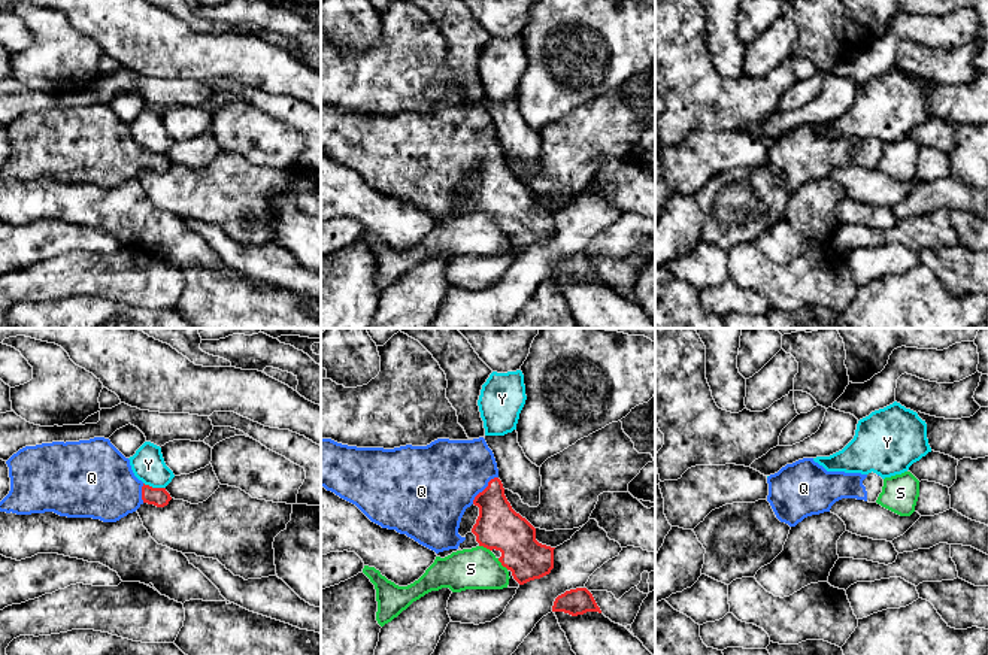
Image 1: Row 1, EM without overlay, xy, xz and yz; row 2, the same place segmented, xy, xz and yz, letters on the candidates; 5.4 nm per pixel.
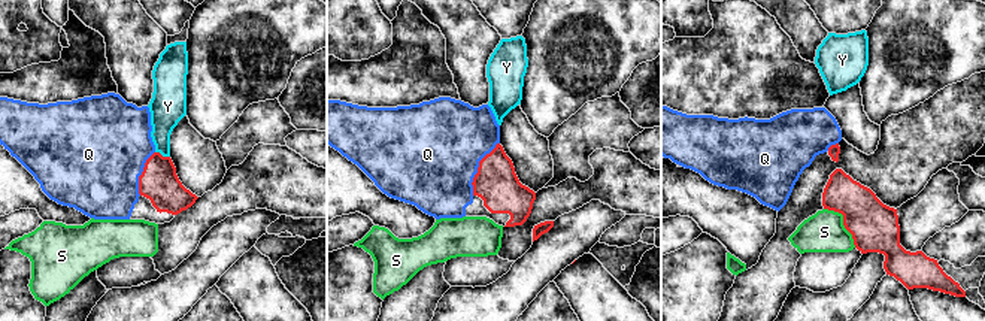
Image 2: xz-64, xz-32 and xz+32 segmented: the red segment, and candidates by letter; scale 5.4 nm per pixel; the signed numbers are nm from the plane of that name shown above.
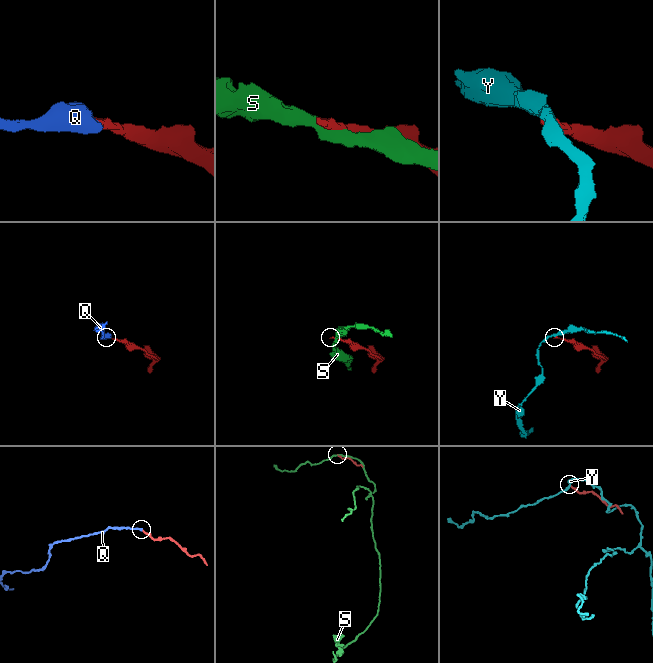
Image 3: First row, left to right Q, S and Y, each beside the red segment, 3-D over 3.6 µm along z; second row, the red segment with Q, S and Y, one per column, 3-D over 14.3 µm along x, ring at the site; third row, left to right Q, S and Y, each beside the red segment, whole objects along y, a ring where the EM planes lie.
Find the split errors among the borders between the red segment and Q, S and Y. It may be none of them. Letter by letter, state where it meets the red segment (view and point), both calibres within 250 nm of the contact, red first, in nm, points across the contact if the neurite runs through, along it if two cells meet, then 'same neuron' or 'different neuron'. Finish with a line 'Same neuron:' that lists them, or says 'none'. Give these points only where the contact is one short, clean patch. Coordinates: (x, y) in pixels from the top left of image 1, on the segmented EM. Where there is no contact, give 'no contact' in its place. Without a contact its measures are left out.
Q: contact xz (485, 488); calibres 240 and 400 nm; way xz (499, 527), (485, 488), (475, 481), (441, 481); same neuron
S: contact xz (502, 564); calibres 240 and 220 nm; different neuron
Y: contact xy (154, 488); calibres 100 and 180 nm; border xy (144, 482), (164, 488); different neuron
Same neuron: Q

